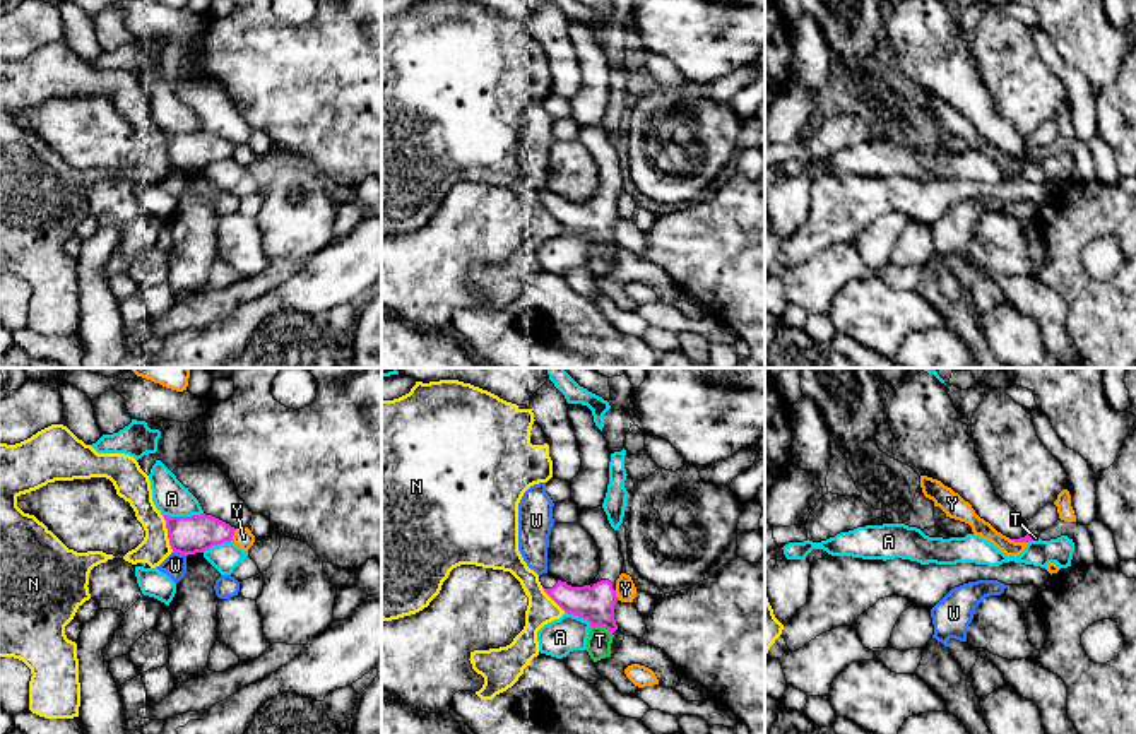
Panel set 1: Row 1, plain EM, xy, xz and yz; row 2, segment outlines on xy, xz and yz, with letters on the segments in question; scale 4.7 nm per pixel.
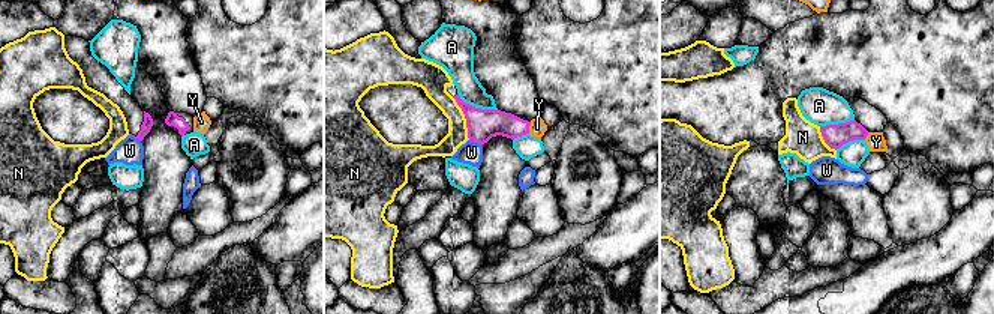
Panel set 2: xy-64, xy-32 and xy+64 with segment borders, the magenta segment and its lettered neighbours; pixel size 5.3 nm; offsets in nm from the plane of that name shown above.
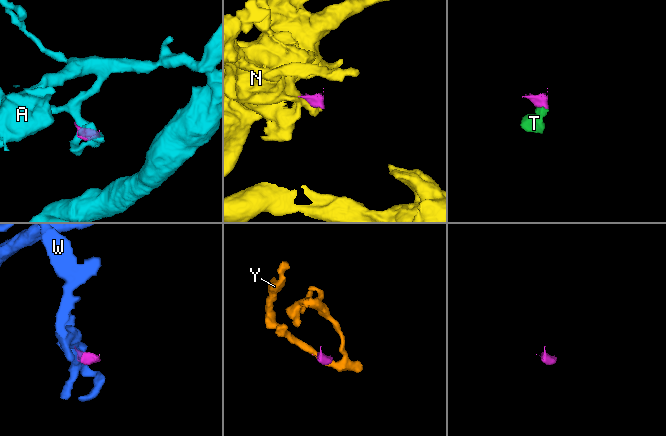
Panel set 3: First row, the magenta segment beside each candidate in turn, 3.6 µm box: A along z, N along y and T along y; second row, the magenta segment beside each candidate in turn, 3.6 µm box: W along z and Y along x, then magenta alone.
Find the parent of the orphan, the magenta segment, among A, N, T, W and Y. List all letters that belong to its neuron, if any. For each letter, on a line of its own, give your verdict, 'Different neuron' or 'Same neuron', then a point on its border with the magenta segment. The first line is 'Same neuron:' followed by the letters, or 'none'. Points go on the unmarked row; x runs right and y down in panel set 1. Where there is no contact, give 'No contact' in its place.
Same neuron: T
A: Different neuron. Touches magenta at xy (182, 134)
N: Different neuron. Touches magenta at xy (168, 149)
T: Same neuron. Touches magenta at xz (601, 242)
W: Different neuron. Touches magenta at xy (180, 170)
Y: Different neuron. Touches magenta at xy (233, 151)

